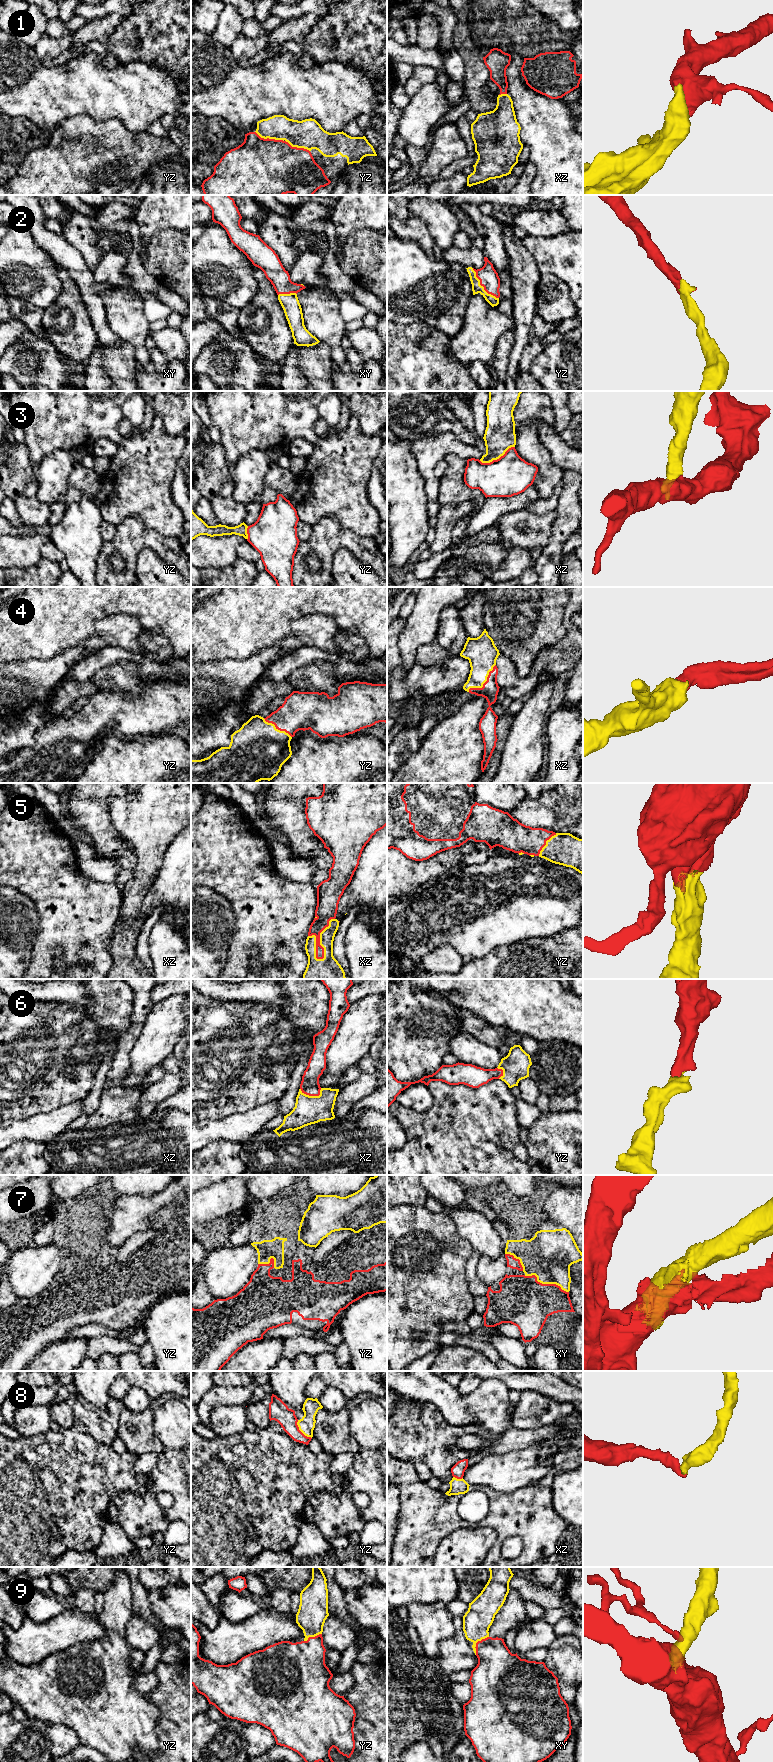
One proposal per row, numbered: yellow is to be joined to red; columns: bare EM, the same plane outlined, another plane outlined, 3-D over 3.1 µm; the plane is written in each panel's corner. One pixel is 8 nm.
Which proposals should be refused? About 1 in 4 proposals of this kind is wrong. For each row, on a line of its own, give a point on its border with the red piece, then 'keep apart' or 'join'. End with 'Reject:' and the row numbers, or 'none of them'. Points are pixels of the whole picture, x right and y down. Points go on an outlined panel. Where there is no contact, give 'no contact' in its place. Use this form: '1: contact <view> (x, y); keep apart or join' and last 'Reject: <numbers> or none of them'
1: contact yz (268, 138); join
2: contact yz (482, 285); join
3: contact xz (497, 459); keep apart
4: contact xz (484, 683); join
5: contact xz (319, 940); join
6: contact xz (312, 1095); join
7: contact xy (545, 1284); keep apart
8: contact yz (300, 1431); join
9: contact xy (476, 1643); join
Reject: 3, 7

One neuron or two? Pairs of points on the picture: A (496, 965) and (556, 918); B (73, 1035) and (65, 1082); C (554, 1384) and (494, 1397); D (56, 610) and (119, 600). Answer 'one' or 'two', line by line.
A: two
B: one
C: two
D: one

